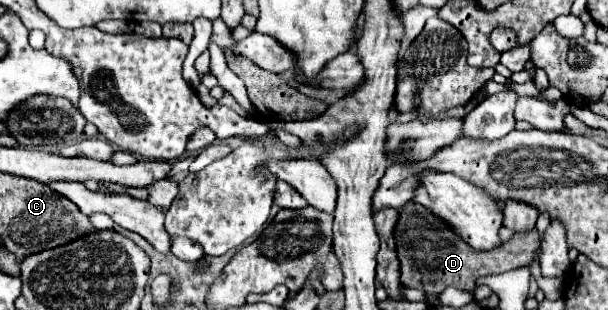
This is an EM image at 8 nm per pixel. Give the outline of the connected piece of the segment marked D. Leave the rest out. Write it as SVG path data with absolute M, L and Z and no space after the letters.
M408 202L404 208L400 208L400 220L394 236L396 236L400 270L402 270L402 278L400 278L402 286L418 288L426 294L440 294L448 286L472 290L480 276L502 274L520 266L528 266L534 260L536 250L540 248L540 234L534 228L530 232L514 234L514 238L510 238L504 246L496 250L478 254L462 238L458 238L448 226L444 226L444 222L440 222L434 214L430 214L416 202Z

